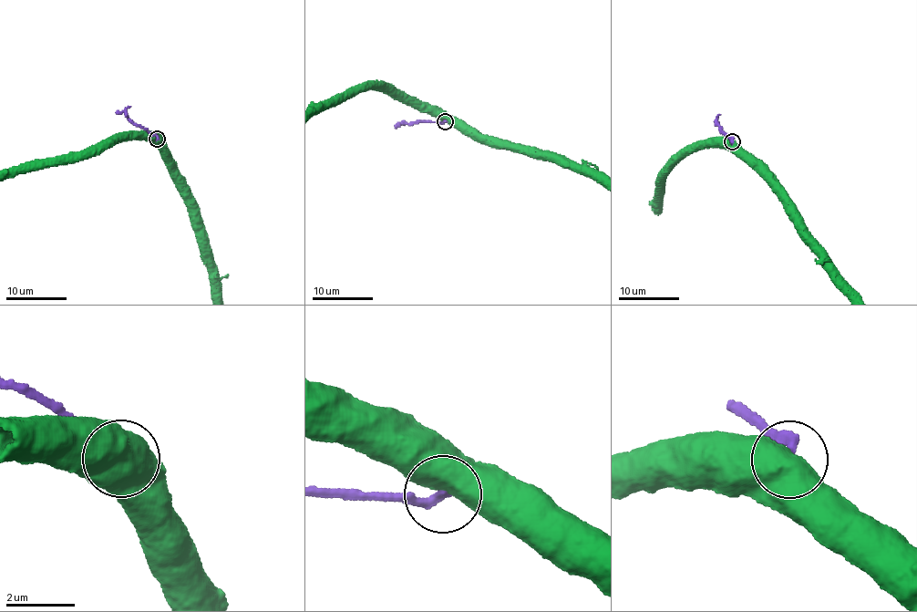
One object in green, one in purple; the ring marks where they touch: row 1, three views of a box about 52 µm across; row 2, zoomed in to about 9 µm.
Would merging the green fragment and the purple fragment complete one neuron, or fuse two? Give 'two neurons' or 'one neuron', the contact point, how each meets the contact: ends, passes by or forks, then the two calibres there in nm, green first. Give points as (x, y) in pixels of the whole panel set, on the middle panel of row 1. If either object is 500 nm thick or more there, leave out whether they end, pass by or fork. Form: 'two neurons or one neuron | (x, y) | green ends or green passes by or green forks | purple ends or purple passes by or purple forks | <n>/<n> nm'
two neurons | (445, 121) | 750/280 nm

